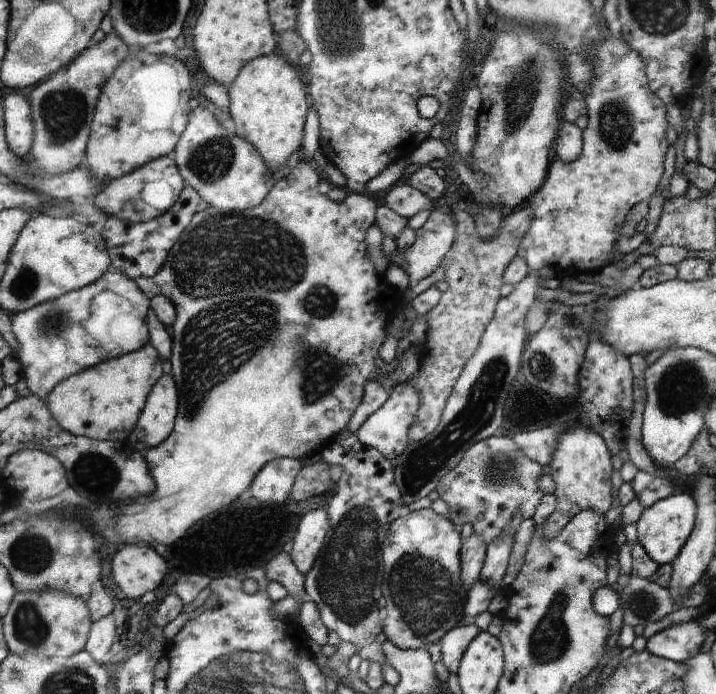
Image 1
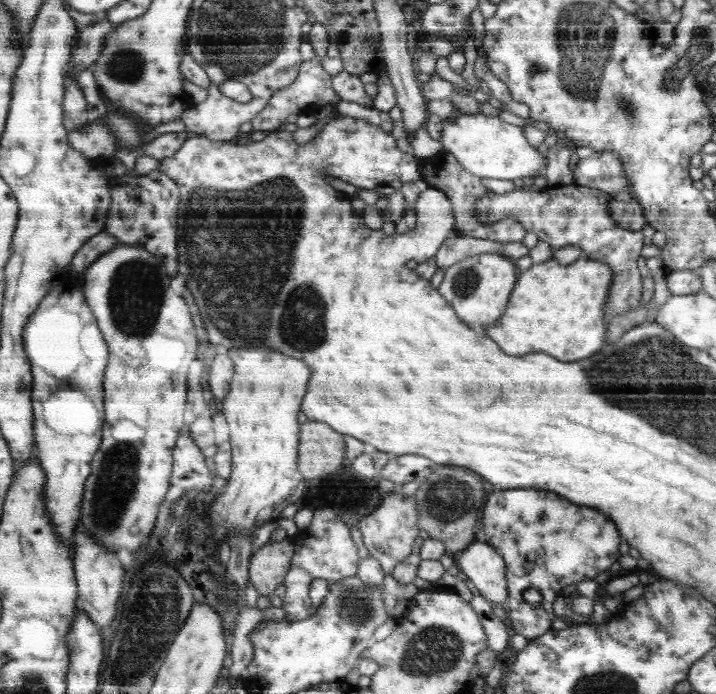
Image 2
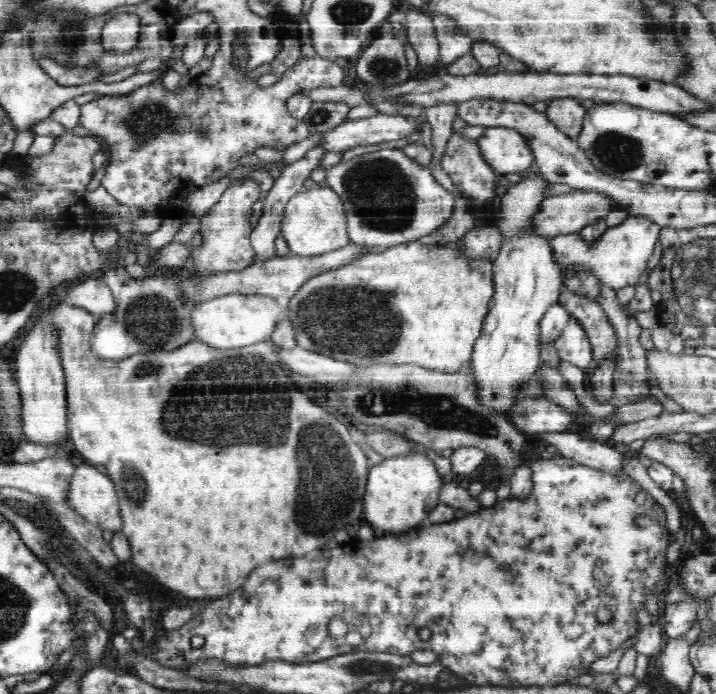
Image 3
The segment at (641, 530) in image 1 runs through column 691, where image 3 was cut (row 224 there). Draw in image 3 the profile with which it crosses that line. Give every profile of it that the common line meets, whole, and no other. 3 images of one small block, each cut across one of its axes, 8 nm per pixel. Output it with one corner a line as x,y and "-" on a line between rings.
541,174
528,176
518,184
510,185
501,196
500,218
496,222
496,229
502,238
498,258
493,260
493,283
495,293
489,304
489,312
485,319
482,335
475,342
472,356
469,360
474,381
478,387
480,403
490,407
498,413
510,411
510,408
518,402
517,394
521,386
534,374
541,363
539,349
540,329
538,324
549,310
549,306
558,302
560,288
562,288
562,270
556,264
554,252
550,247
551,239
538,235
536,230
536,218
541,213
541,206
548,200
552,193
552,184
544,179

